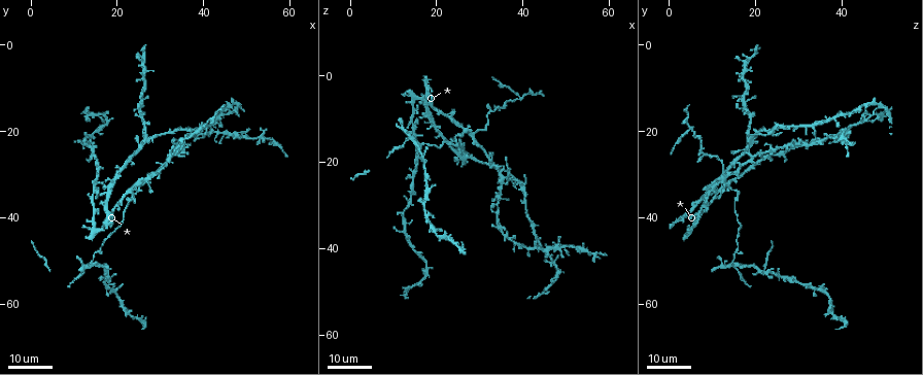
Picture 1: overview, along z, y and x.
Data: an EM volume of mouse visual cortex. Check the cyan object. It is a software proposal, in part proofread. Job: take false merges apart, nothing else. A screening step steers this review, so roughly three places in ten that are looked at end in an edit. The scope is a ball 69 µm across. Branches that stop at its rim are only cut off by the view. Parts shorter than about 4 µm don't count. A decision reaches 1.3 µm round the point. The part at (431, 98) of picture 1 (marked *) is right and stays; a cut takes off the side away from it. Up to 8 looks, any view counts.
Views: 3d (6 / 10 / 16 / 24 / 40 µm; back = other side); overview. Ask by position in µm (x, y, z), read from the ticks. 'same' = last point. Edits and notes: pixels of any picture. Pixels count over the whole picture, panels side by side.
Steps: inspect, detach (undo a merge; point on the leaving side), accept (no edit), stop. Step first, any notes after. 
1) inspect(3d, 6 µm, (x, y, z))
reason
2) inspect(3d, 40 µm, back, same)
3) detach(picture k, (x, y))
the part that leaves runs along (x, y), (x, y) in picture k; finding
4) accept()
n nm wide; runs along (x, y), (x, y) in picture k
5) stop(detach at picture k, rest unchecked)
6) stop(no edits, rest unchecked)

inspect(3d, 24 µm, (28.5, 30.0, 13.0))
three arms meet

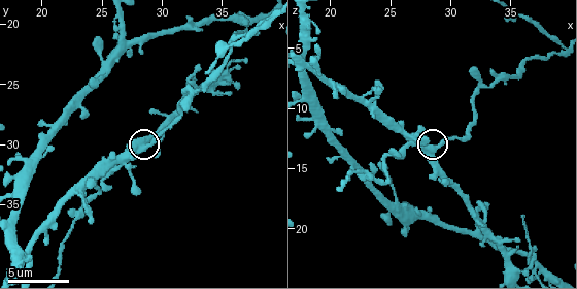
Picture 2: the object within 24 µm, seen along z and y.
inspect(3d, 6 µm, (28.6, 30.2, 13.4))

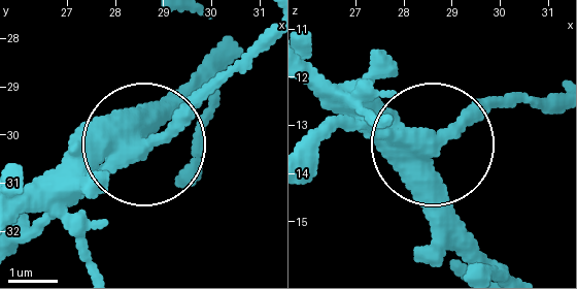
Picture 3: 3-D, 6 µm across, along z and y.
accept()
runs along (306, 72), (430, 141), (512, 101) in picture 3; one neuron here

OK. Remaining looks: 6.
inspect(3d, 24 µm, (39.5, 19.0, 4.5))
a fork

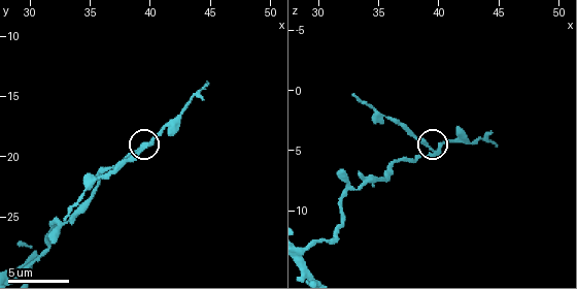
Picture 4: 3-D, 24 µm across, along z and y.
inspect(3d, 6 µm, (39.4, 19.2, 5.2))

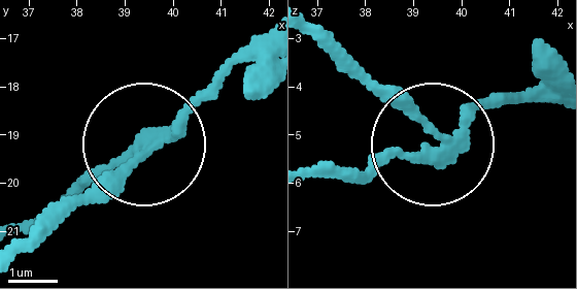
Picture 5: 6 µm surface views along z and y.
inspect(3d, 6 µm, back, (39.60, 19.15, 5.10))

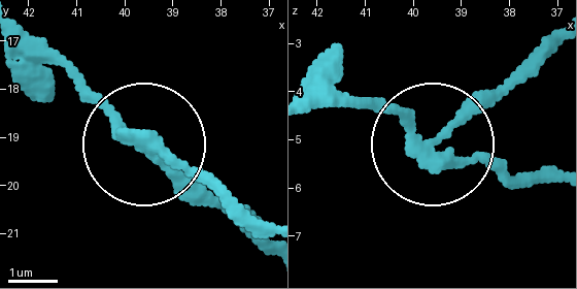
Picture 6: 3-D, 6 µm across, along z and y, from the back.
detach(picture 6, (469, 99))
240 nm wide; a second neuron is stuck on

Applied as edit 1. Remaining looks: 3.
inspect(3d, 16 µm, (34.0, 23.0, 30.0))
three-way junction

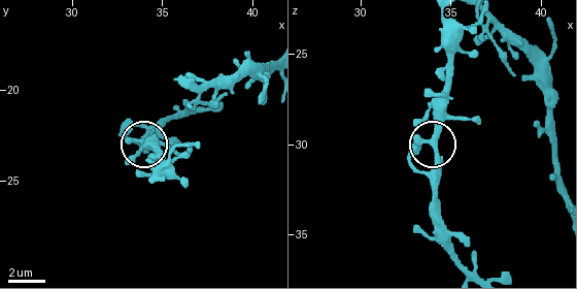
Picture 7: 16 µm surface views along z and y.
inspect(3d, 10 µm, same)

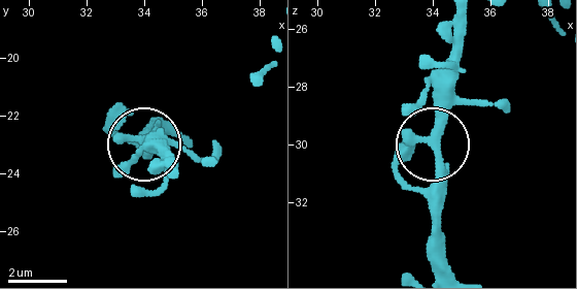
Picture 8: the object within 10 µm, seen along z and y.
accept()
runs along (454, 21), (435, 139), (437, 248) in picture 8; continuous, no second neuron

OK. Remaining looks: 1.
inspect(3d, 10 µm, (25.4, 24.0, 17.8))
looks like a crossing

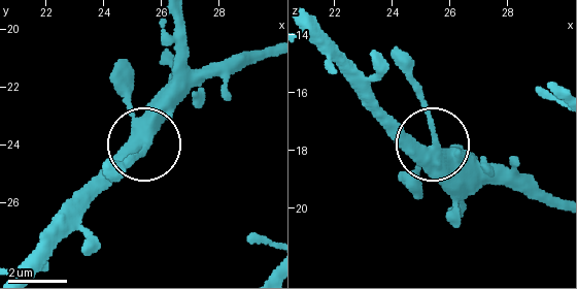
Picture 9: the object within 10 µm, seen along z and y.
accept()
4 arms; runs along (21, 271), (146, 146), (124, 168) in picture 9; one neuron here

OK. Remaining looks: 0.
stop(detach at picture 6, rest unchecked)

